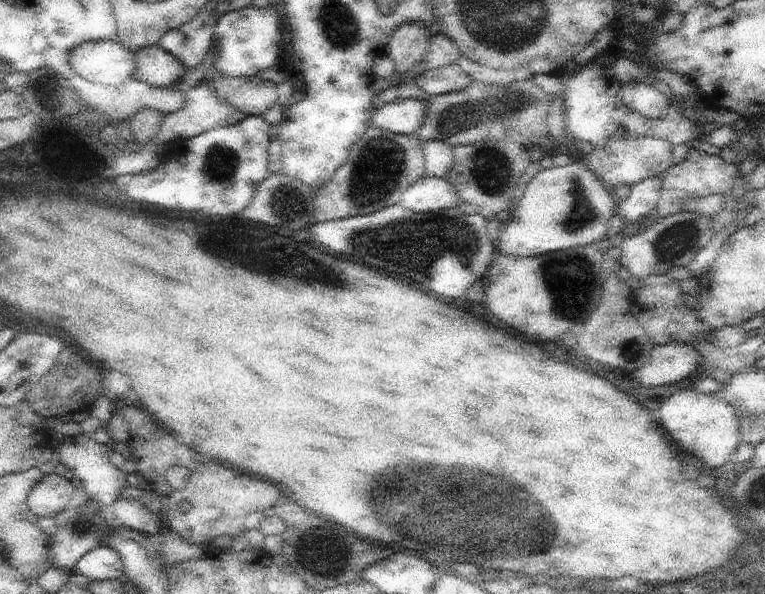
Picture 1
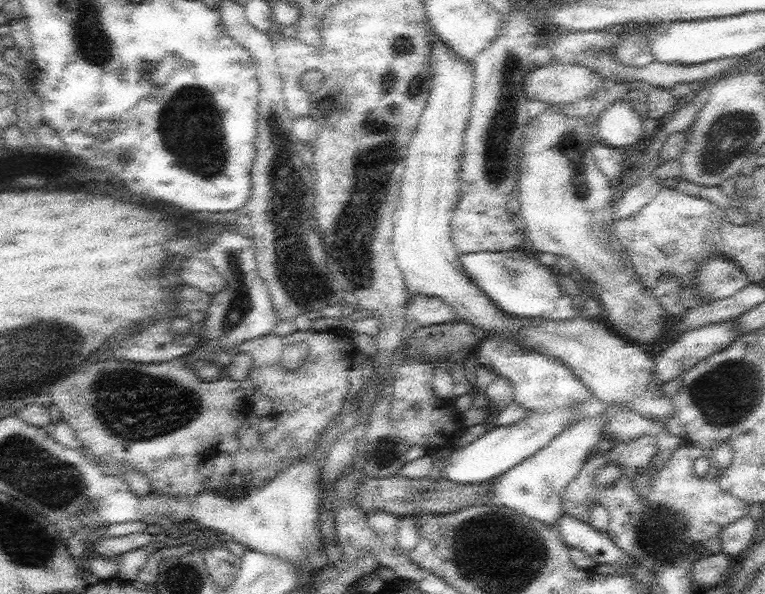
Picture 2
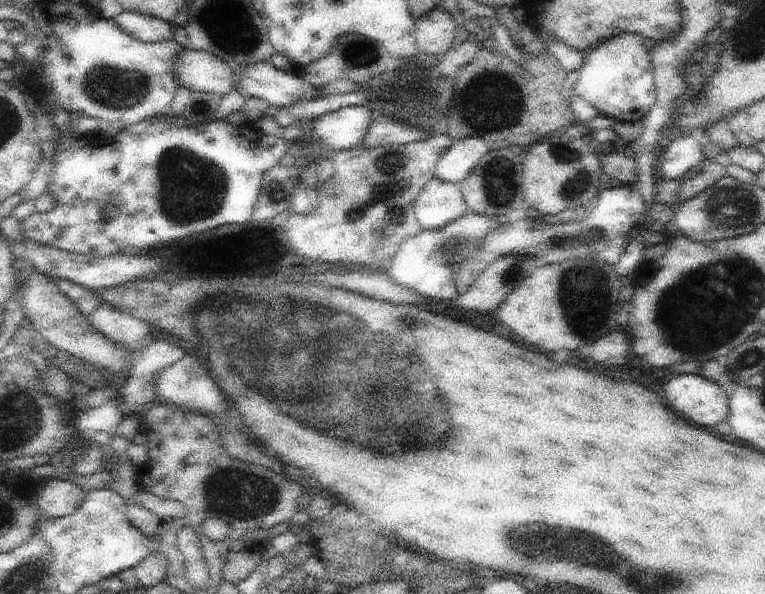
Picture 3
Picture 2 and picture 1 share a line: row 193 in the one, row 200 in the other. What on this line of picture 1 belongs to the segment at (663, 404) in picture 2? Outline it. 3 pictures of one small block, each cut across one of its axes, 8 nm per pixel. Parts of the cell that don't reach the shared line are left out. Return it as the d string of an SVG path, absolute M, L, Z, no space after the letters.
M422 176L411 184L400 199L400 204L417 213L440 212L459 206L456 189L446 178Z

